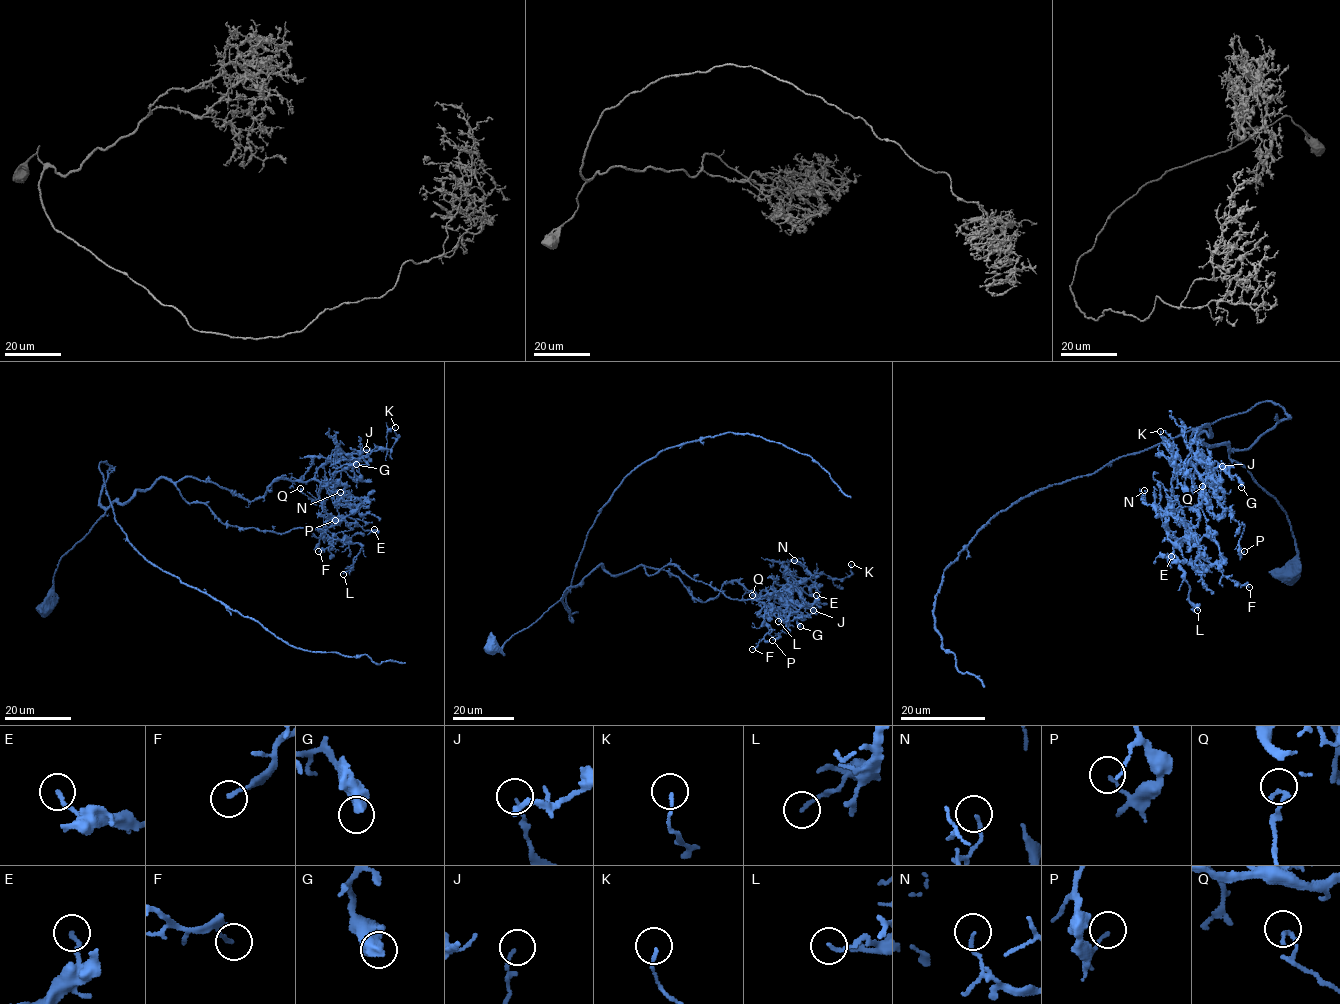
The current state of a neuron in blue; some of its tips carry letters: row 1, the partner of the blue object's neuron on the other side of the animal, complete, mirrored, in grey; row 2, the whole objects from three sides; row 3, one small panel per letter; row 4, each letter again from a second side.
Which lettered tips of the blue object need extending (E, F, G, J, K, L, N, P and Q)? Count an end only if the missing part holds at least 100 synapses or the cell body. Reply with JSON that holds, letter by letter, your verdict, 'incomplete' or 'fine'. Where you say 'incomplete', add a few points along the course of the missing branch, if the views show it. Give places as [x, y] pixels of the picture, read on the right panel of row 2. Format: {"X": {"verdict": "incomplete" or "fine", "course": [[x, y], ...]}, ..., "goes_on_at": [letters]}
{"E": {"verdict": "fine"}, "F": {"verdict": "fine"}, "G": {"verdict": "fine"}, "J": {"verdict": "fine"}, "K": {"verdict": "fine"}, "L": {"verdict": "fine"}, "N": {"verdict": "fine"}, "P": {"verdict": "fine"}, "Q": {"verdict": "fine"}, "goes_on_at": []}

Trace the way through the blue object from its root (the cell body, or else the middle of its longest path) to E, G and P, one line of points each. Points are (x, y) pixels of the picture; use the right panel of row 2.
E: (1290, 574), (1286, 512), (1206, 425), (1172, 479), (1196, 535), (1167, 533), (1187, 561), (1171, 556)
G: (1290, 574), (1286, 512), (1193, 432), (1218, 491), (1191, 464), (1200, 478), (1241, 487)
P: (1290, 574), (1286, 512), (1203, 426), (1218, 491), (1191, 465), (1243, 525), (1244, 551)

